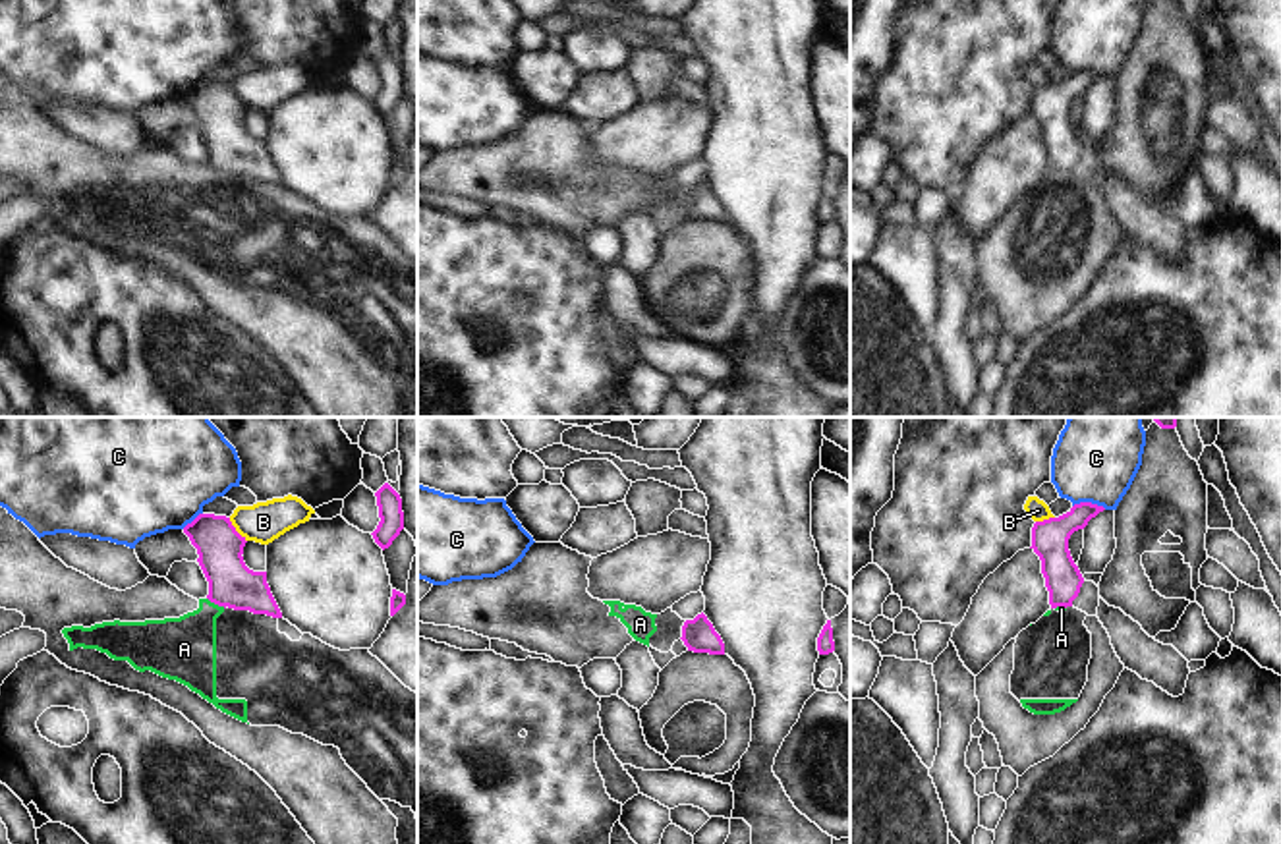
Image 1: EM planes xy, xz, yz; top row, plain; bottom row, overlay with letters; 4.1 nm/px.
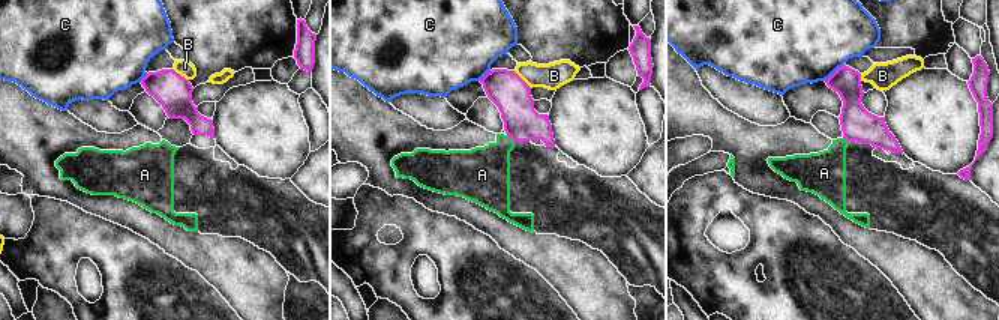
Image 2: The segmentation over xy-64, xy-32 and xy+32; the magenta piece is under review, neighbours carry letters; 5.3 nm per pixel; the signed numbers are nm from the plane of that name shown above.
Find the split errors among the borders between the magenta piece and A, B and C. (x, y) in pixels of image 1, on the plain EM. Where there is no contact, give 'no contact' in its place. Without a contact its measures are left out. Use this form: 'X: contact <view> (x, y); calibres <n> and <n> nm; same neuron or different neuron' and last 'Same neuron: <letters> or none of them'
A: contact xy (217, 170); calibres 190 and 260 nm; different neuron
B: contact xy (234, 97); calibres 190 and 170 nm; different neuron
C: contact yz (1090, 70); calibres 160 and 300 nm; different neuron
Same neuron: none of them

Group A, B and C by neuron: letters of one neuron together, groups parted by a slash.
A / B / C

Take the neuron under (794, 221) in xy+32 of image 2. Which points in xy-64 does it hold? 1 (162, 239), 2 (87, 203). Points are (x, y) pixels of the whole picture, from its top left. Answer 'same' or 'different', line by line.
1: different
2: different

